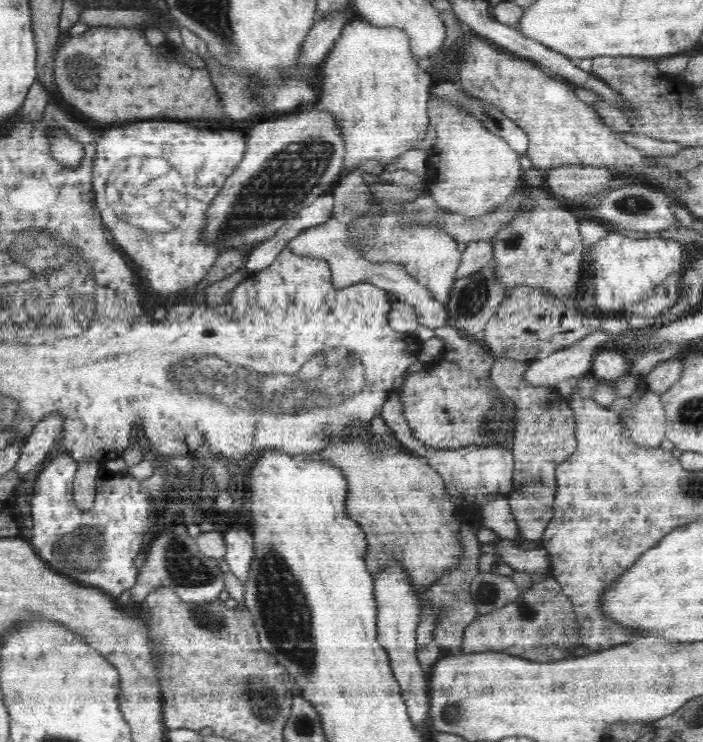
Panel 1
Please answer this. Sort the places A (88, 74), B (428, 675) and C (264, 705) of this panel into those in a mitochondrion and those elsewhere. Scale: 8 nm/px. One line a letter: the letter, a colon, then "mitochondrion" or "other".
A: mitochondrion
B: other
C: mitochondrion

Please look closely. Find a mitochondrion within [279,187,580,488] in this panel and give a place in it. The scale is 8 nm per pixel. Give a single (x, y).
(472, 297)

